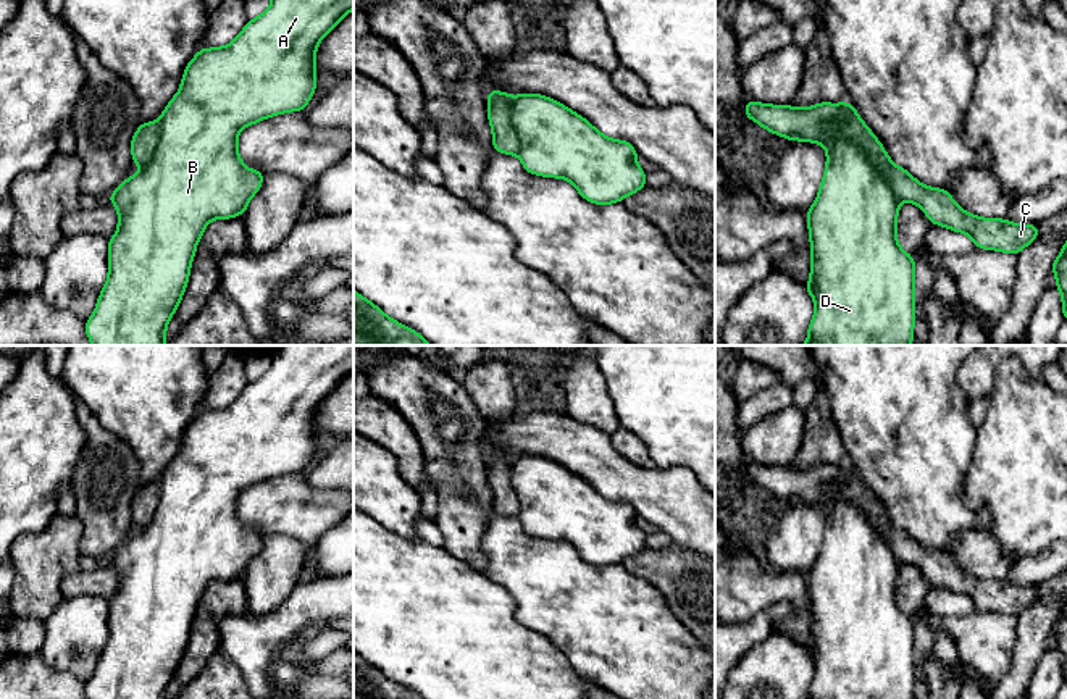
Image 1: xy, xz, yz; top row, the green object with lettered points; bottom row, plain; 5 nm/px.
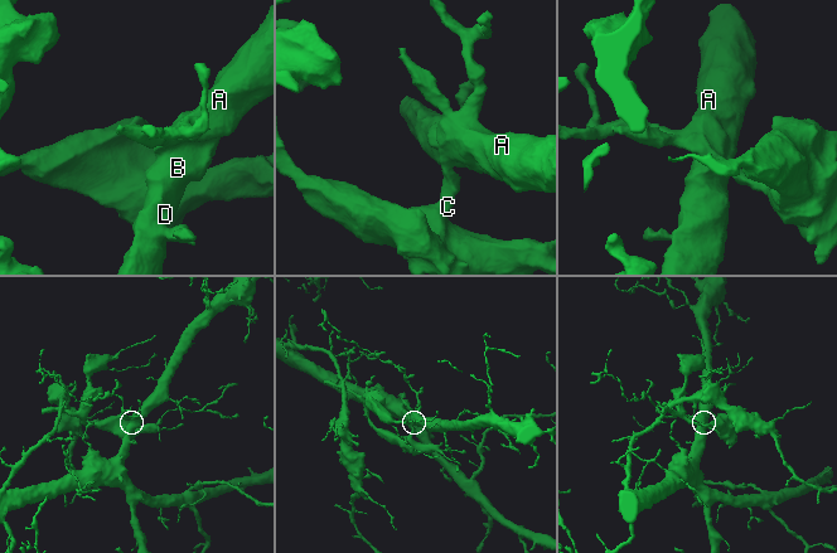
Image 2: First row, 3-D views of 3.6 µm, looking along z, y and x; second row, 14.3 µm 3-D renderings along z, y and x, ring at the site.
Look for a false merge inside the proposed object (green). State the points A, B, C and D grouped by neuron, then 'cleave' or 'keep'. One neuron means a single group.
A B C D; keep

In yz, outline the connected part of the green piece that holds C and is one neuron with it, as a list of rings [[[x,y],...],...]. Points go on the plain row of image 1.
[[[746,462],[746,479],[764,491],[826,510],[826,528],[818,557],[807,571],[810,599],[810,641],[804,649],[815,663],[809,699],[914,699],[915,625],[898,604],[899,567],[912,563],[930,584],[969,596],[977,610],[1019,617],[1036,602],[1038,586],[1015,586],[1001,580],[980,580],[962,571],[946,550],[920,546],[894,526],[883,505],[857,476],[852,465],[817,465],[809,470]]]

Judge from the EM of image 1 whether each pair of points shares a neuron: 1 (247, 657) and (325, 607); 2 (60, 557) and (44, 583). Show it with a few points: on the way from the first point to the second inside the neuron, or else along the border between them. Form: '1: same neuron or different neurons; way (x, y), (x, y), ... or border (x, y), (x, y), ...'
1: same neuron; way (265, 640), (299, 607), (305, 607)
2: same neuron; way (54, 564), (44, 577)

